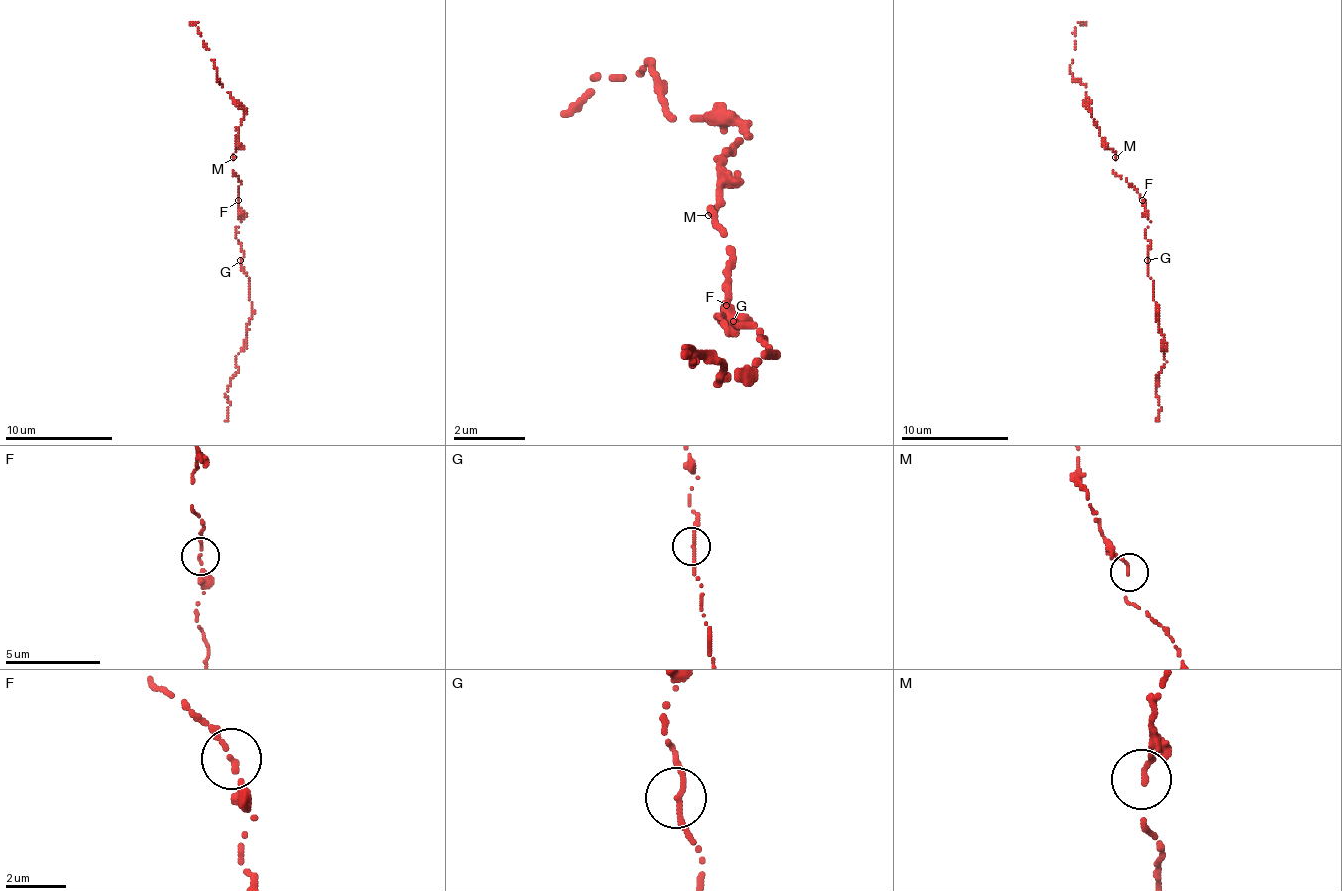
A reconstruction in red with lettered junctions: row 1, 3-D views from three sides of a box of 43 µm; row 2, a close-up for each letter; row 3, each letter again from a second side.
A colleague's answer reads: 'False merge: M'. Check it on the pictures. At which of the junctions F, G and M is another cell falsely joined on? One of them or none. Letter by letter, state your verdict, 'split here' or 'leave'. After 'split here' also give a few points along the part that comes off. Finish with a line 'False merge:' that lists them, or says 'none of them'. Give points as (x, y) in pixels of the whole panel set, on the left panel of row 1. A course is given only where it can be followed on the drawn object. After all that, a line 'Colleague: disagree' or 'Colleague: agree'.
F: leave
G: leave
M: leave
False merge: none of them
Colleague: disagree

